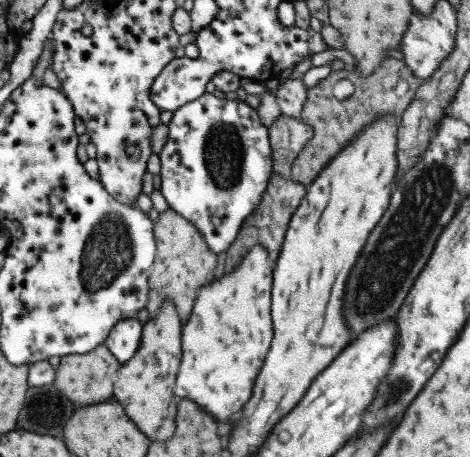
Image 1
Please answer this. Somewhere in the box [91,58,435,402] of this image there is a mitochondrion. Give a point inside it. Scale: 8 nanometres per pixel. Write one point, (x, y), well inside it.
(223, 148)

